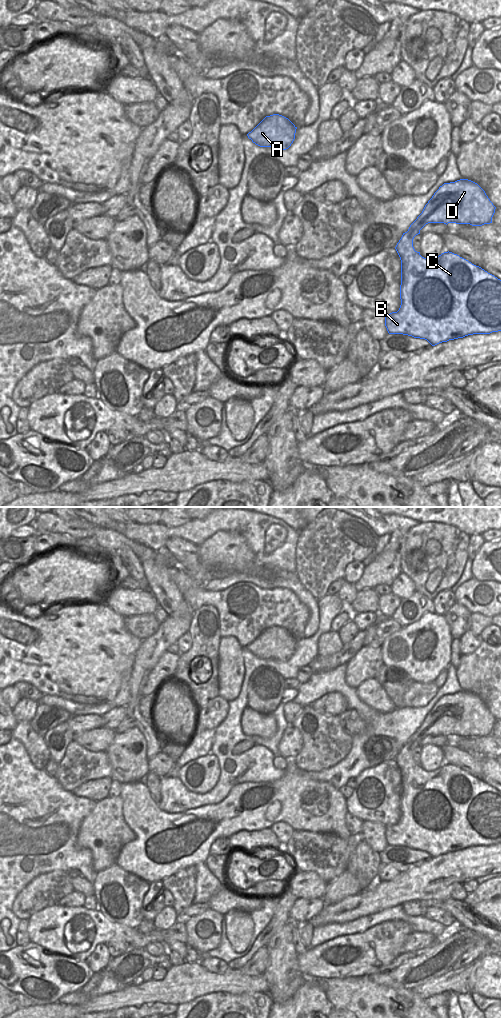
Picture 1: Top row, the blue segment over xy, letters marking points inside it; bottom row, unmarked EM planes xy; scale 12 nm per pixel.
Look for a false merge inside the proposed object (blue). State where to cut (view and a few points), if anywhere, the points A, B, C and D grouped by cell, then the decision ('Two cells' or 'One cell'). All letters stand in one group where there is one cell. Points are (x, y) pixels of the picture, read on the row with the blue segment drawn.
No split. Groups: A B C D. One cell

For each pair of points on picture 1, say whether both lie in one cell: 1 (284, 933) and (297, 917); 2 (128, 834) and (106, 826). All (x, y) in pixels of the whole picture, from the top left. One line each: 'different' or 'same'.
1: different
2: same

